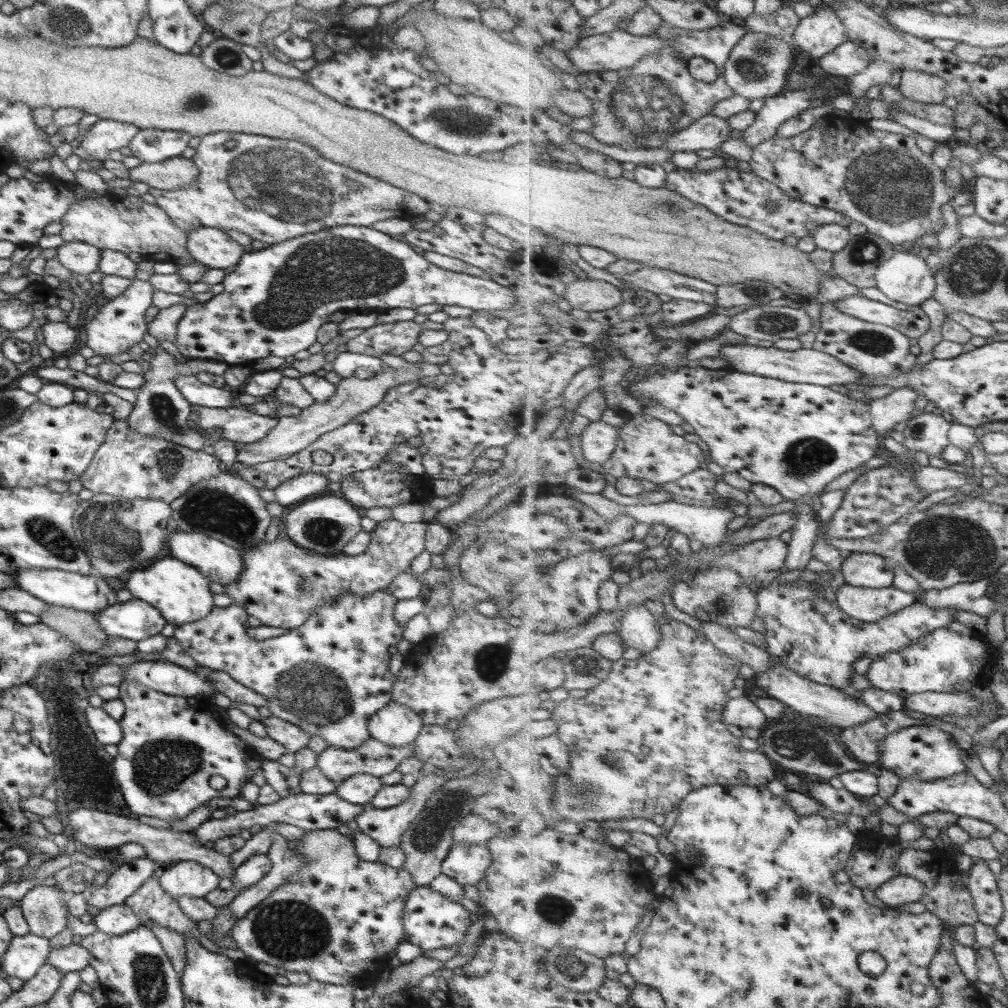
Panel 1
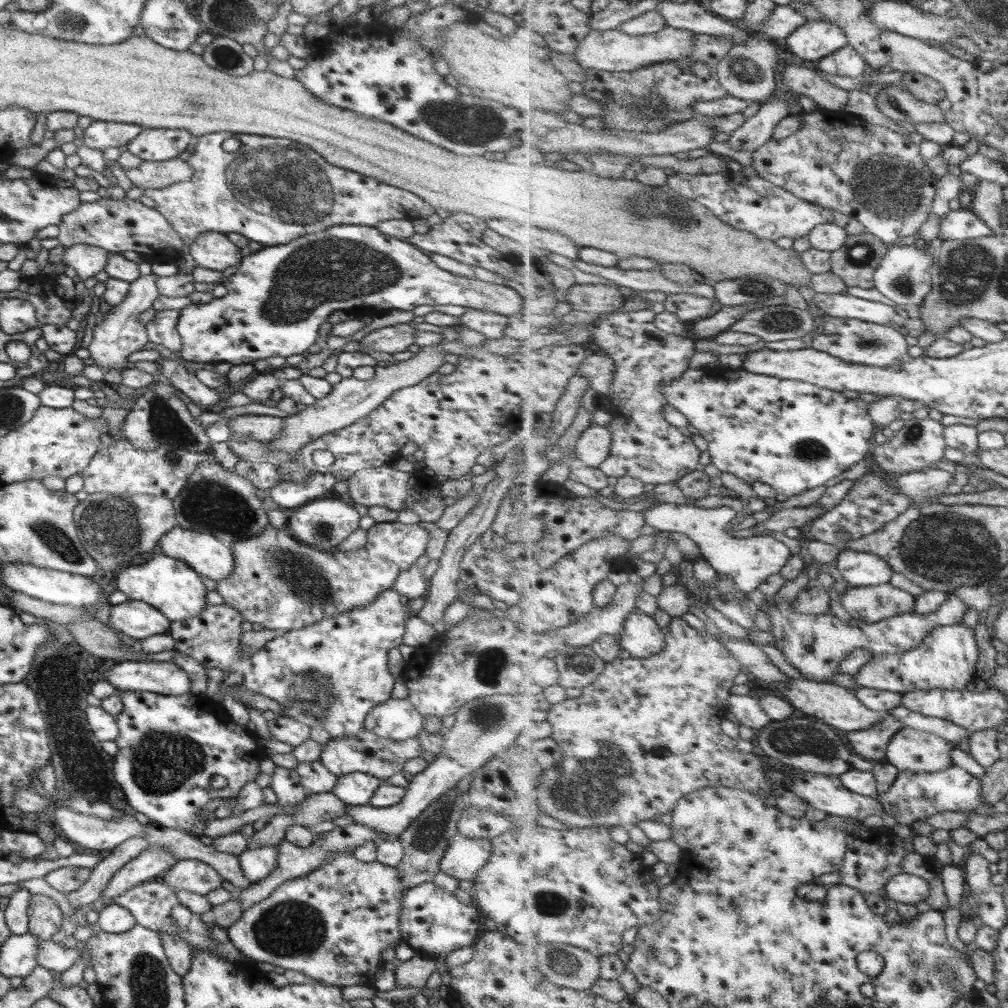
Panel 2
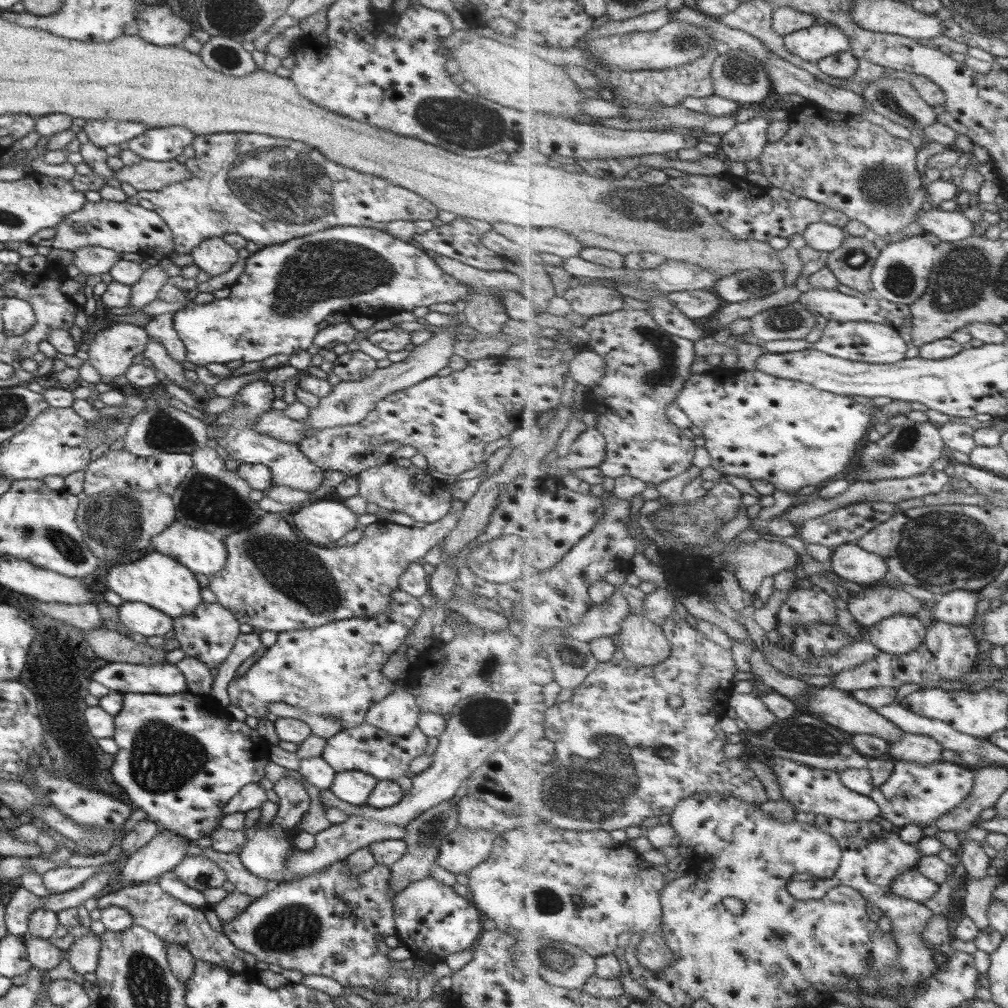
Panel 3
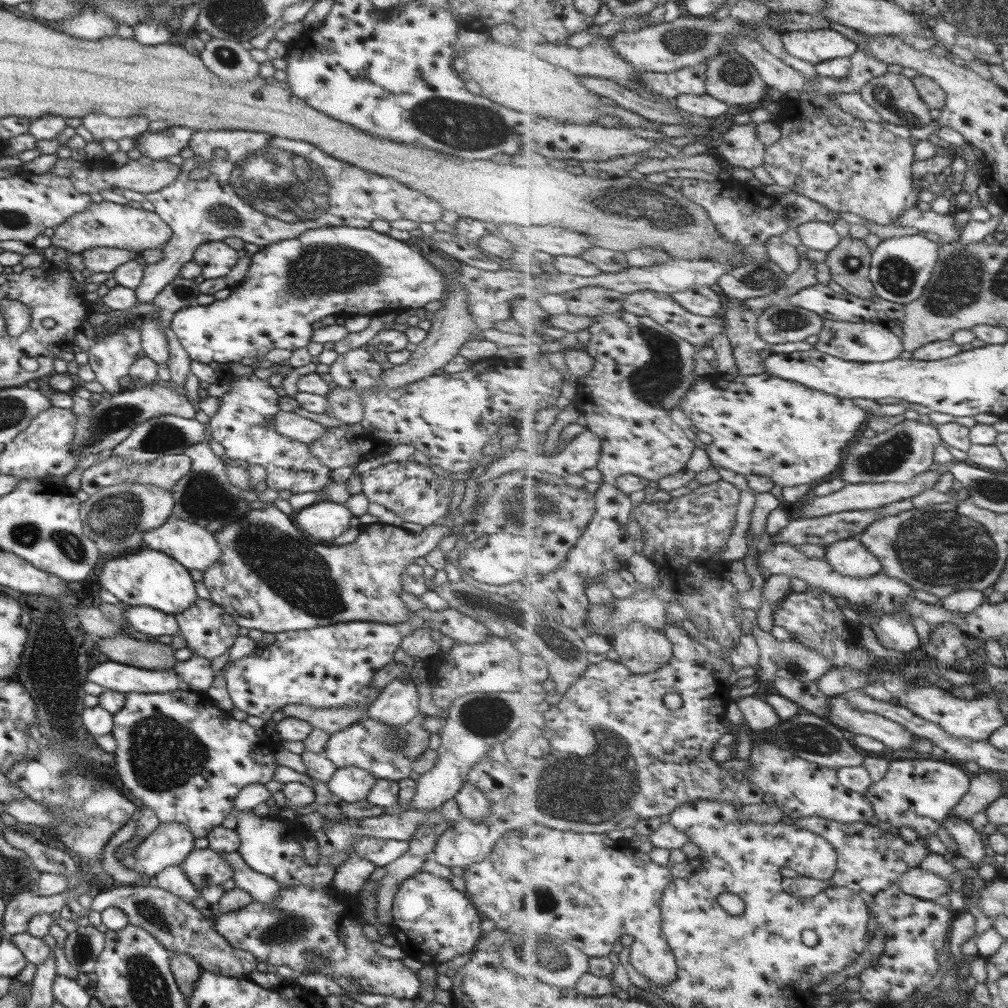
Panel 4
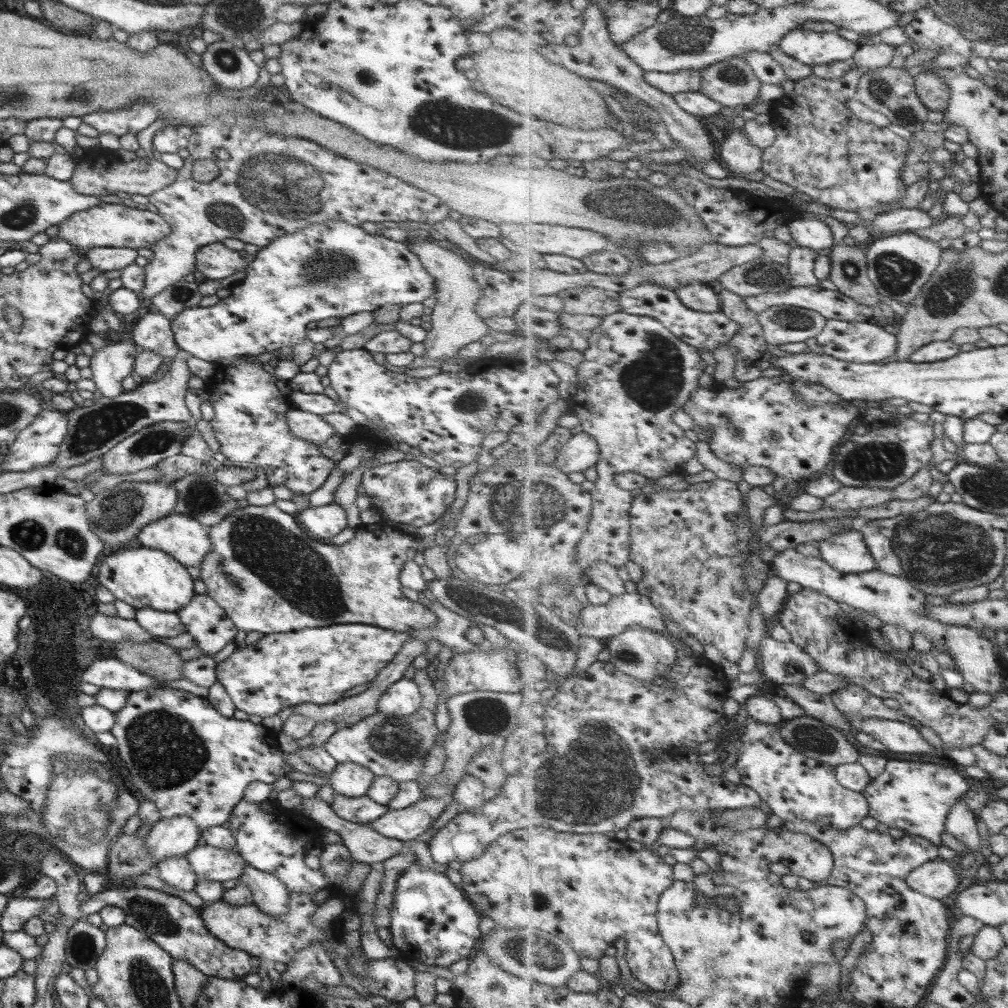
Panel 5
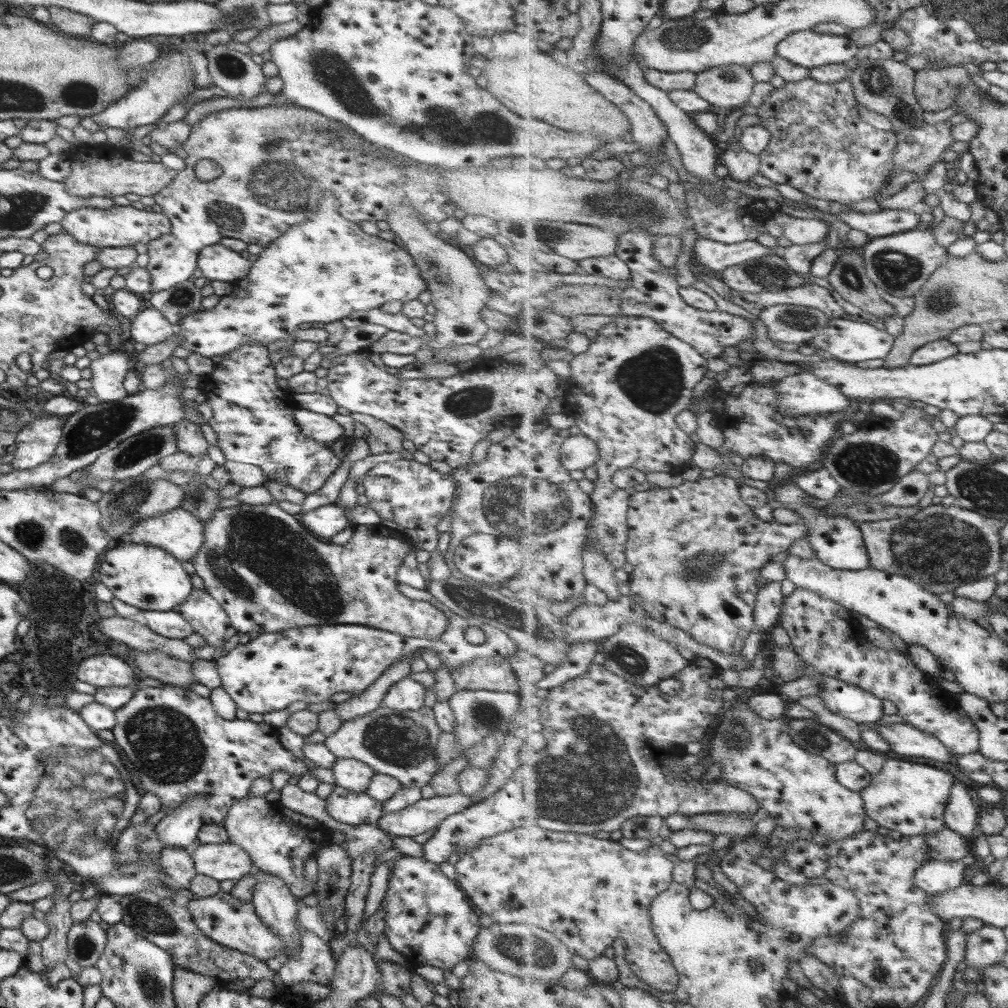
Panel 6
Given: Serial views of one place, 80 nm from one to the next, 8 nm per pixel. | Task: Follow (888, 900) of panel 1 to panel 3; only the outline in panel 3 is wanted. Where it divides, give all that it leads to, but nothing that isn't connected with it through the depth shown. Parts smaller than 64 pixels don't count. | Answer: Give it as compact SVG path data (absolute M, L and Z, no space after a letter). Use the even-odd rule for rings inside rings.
M911 868L894 880L893 891L901 897L923 903L925 900L933 898L941 890L939 884L931 881L927 876L921 875L921 872L915 868Z

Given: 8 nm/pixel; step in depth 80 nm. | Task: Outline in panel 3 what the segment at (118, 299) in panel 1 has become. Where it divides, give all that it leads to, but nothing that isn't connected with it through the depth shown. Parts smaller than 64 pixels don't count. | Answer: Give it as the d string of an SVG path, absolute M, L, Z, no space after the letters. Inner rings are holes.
M151 265L142 272L139 280L130 286L129 302L127 308L143 308L151 300L157 298L157 293L161 288L162 282L169 276L158 265ZM115 322L89 339L86 359L101 376L101 382L113 388L111 378L125 372L131 358L144 351L147 341L143 327Z

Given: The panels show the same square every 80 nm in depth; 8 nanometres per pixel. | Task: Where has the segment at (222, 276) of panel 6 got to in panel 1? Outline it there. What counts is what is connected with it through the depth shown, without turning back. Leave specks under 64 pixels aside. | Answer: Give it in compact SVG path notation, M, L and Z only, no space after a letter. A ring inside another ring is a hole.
M209 227L187 231L186 249L199 264L219 270L235 266L244 253L241 245L231 240L225 231Z

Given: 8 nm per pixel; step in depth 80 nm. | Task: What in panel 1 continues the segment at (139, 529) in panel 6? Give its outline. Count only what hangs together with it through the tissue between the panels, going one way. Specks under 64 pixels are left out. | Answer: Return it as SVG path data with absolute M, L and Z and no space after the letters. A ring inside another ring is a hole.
M175 532L167 538L169 557L197 570L208 581L225 586L239 577L241 555L235 548L202 533Z

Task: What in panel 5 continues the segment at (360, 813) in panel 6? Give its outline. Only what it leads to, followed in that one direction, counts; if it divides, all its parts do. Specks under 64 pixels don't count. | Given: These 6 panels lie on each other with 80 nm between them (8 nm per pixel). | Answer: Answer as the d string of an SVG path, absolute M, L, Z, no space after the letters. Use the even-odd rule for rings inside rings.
M334 792L333 802L330 807L333 814L339 816L342 820L360 825L376 820L388 812L387 807L369 800L366 796L347 798L336 794L336 792Z

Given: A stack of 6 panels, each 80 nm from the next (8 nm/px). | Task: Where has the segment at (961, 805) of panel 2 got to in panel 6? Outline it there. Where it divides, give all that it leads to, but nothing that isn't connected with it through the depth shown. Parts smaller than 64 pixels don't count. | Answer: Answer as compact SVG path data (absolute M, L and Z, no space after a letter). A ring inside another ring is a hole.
M887 758L883 770L862 790L867 816L878 826L896 830L902 837L940 832L946 827L945 808L956 783L948 771L906 759Z

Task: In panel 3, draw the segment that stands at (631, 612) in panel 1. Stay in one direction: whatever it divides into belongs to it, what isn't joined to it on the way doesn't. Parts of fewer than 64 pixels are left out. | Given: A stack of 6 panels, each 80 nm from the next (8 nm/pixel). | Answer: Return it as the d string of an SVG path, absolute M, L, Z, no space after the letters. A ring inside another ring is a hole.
M637 613L629 615L621 632L613 637L625 658L637 666L657 666L672 653L672 644L663 628Z

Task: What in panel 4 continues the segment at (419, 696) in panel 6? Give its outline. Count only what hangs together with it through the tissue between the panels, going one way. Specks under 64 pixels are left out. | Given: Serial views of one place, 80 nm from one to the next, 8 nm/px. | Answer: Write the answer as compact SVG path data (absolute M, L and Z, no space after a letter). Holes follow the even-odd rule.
M408 678L391 680L366 708L365 717L387 726L407 724L417 713L417 692Z

